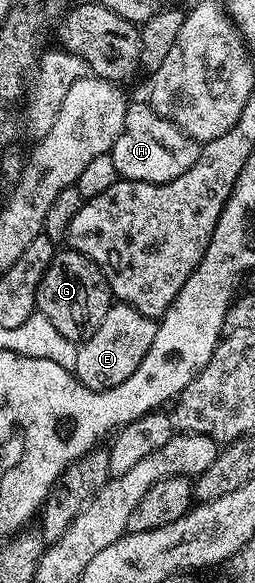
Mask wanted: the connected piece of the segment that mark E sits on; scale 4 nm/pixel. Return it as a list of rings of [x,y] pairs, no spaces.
[[[110,304],[107,315],[103,315],[103,323],[99,323],[92,335],[77,345],[78,362],[73,372],[90,391],[119,387],[119,383],[139,367],[143,355],[147,355],[156,330],[157,321],[142,315],[134,305]]]

